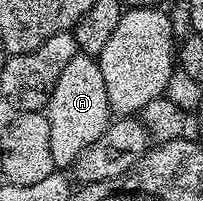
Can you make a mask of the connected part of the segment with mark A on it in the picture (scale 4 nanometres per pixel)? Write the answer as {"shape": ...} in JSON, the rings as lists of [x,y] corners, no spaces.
{"shape":[[[79,52],[65,65],[47,102],[45,114],[49,121],[53,161],[56,168],[68,168],[74,164],[77,156],[104,135],[111,122],[105,81],[102,80],[100,65],[94,56]]]}

